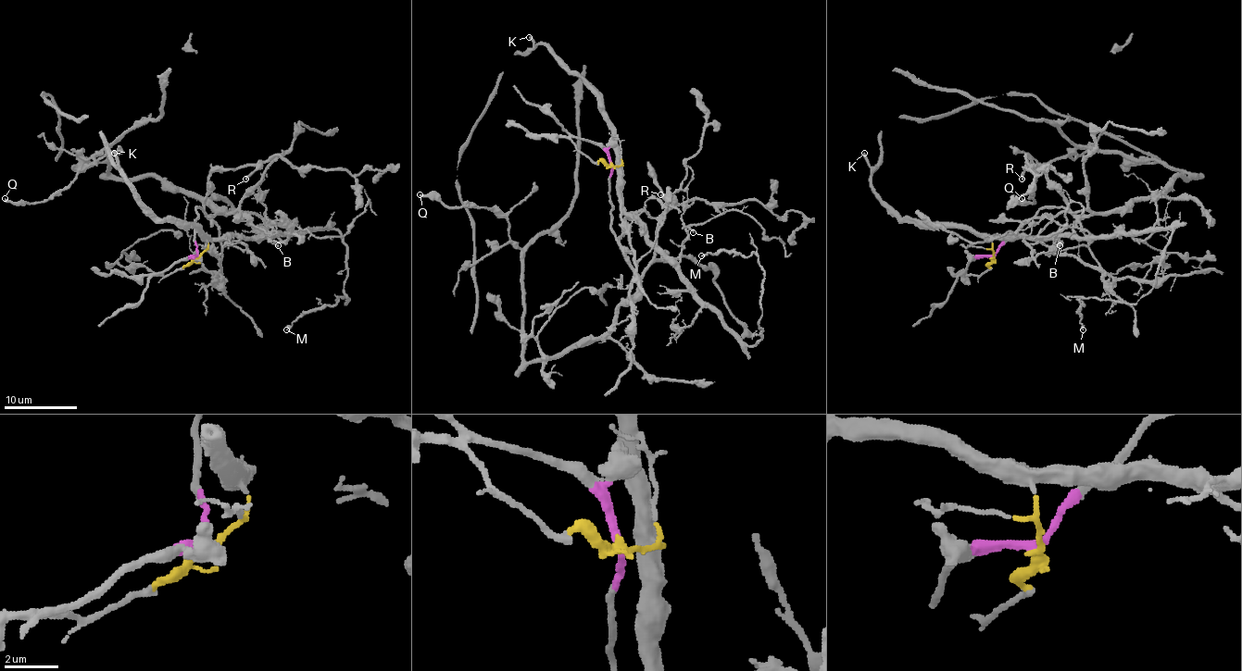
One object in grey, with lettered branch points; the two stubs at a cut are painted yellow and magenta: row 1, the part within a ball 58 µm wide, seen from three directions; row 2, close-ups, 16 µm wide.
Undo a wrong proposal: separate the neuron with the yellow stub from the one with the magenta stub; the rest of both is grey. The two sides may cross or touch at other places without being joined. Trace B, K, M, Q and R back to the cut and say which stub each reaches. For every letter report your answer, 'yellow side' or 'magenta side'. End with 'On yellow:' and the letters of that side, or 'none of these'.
B: yellow side
K: yellow side
M: yellow side
Q: magenta side
R: magenta side
On yellow: B, K, M

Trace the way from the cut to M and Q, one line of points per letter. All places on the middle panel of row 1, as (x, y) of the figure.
M: (611, 165), (621, 165), (621, 207), (644, 236), (751, 345), (762, 331), (758, 258), (719, 251), (700, 256)
Q: (611, 165), (611, 232), (638, 289), (602, 335), (529, 362), (521, 249), (507, 219), (420, 194)

